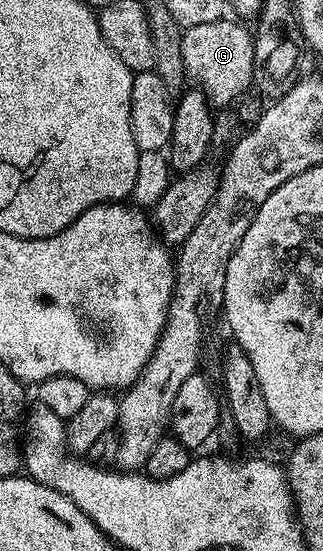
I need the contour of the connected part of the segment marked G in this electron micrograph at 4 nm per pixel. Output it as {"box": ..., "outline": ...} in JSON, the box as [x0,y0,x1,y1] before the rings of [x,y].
{"box":[180,19,255,107],"outline":[[[223,19],[216,23],[191,25],[182,34],[180,55],[186,77],[194,80],[193,84],[205,93],[211,106],[230,107],[234,97],[240,96],[254,81],[255,34],[241,24],[245,25],[238,19]]]}

